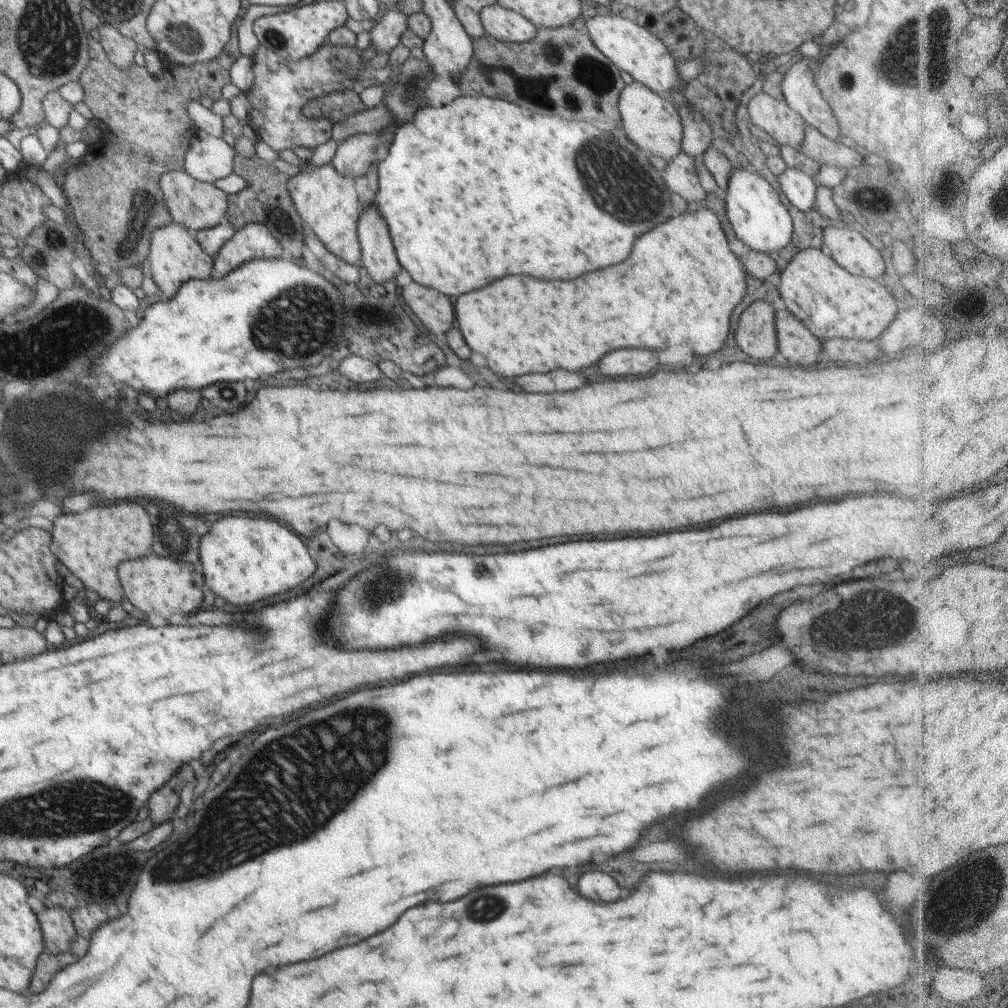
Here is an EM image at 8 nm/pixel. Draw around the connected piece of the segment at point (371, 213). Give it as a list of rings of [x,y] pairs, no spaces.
[[[376,205],[362,208],[358,222],[358,239],[361,245],[361,264],[378,285],[395,282],[402,266],[396,257],[386,222],[380,218]]]

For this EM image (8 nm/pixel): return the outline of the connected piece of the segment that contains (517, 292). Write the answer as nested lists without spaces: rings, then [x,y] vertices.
[[[702,208],[696,212],[687,210],[680,216],[674,214],[662,226],[658,226],[658,228],[646,232],[644,236],[640,236],[636,240],[634,248],[632,248],[632,254],[630,254],[628,262],[604,268],[600,272],[584,274],[584,276],[580,276],[578,280],[572,280],[572,282],[540,282],[540,280],[534,280],[534,278],[528,278],[528,276],[506,276],[502,280],[492,282],[490,286],[486,286],[482,290],[464,294],[458,300],[454,300],[455,318],[458,320],[459,330],[470,349],[482,354],[486,358],[486,362],[490,362],[492,372],[498,372],[498,374],[504,374],[504,376],[518,376],[518,374],[528,374],[528,372],[546,374],[546,372],[556,370],[556,368],[578,372],[582,368],[588,368],[588,366],[596,364],[604,354],[608,354],[612,350],[618,350],[618,348],[654,348],[654,350],[658,350],[658,348],[670,348],[670,346],[676,346],[676,344],[686,344],[686,346],[692,346],[692,350],[698,356],[708,356],[712,352],[718,352],[724,346],[726,336],[730,334],[732,311],[747,294],[745,276],[742,260],[738,260],[730,250],[726,234],[722,230],[720,220],[715,212],[708,208]]]

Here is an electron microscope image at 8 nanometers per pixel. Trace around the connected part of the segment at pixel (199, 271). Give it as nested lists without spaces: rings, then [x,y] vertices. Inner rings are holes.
[[[166,223],[152,230],[149,239],[149,254],[147,261],[147,274],[154,279],[158,288],[172,299],[187,281],[192,279],[209,280],[215,277],[213,260],[200,244],[195,240],[193,233],[177,223]]]

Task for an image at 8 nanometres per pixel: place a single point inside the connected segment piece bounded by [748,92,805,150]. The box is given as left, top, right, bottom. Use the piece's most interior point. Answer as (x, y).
(776, 119)

